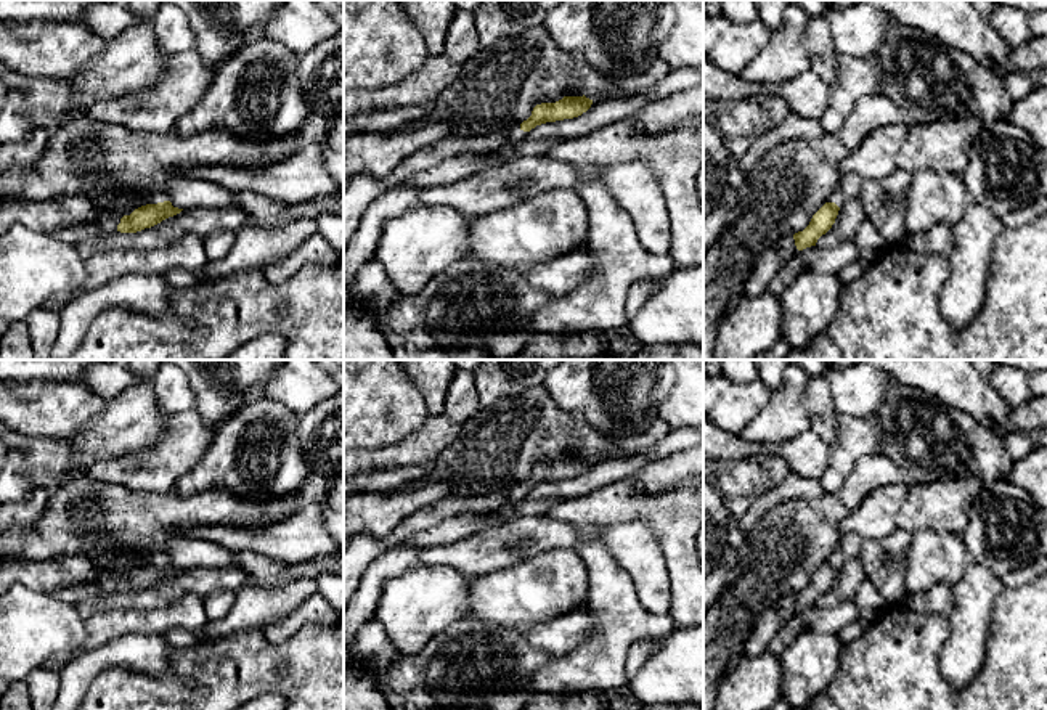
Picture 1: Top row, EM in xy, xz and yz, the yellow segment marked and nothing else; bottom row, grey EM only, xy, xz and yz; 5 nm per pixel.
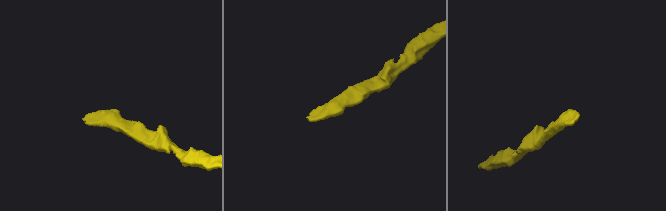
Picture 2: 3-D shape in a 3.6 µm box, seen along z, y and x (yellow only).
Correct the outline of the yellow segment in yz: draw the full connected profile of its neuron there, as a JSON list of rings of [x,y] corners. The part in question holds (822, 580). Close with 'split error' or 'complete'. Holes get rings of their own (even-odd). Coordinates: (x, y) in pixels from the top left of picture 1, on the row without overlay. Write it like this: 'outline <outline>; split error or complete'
outline [[[837,548],[830,559],[813,575],[809,585],[803,591],[793,594],[798,610],[816,606],[817,599],[835,583],[838,570],[845,561],[841,549]]]; split error

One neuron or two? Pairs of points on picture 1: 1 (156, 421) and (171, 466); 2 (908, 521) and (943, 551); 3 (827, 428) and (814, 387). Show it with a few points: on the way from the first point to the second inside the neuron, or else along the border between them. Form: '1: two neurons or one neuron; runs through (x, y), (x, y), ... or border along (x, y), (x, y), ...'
1: two neurons; border along (172, 416), (167, 431), (154, 444), (127, 455)
2: two neurons; border along (957, 532), (920, 529), (912, 535)
3: one neuron; runs through (824, 418), (818, 397)

